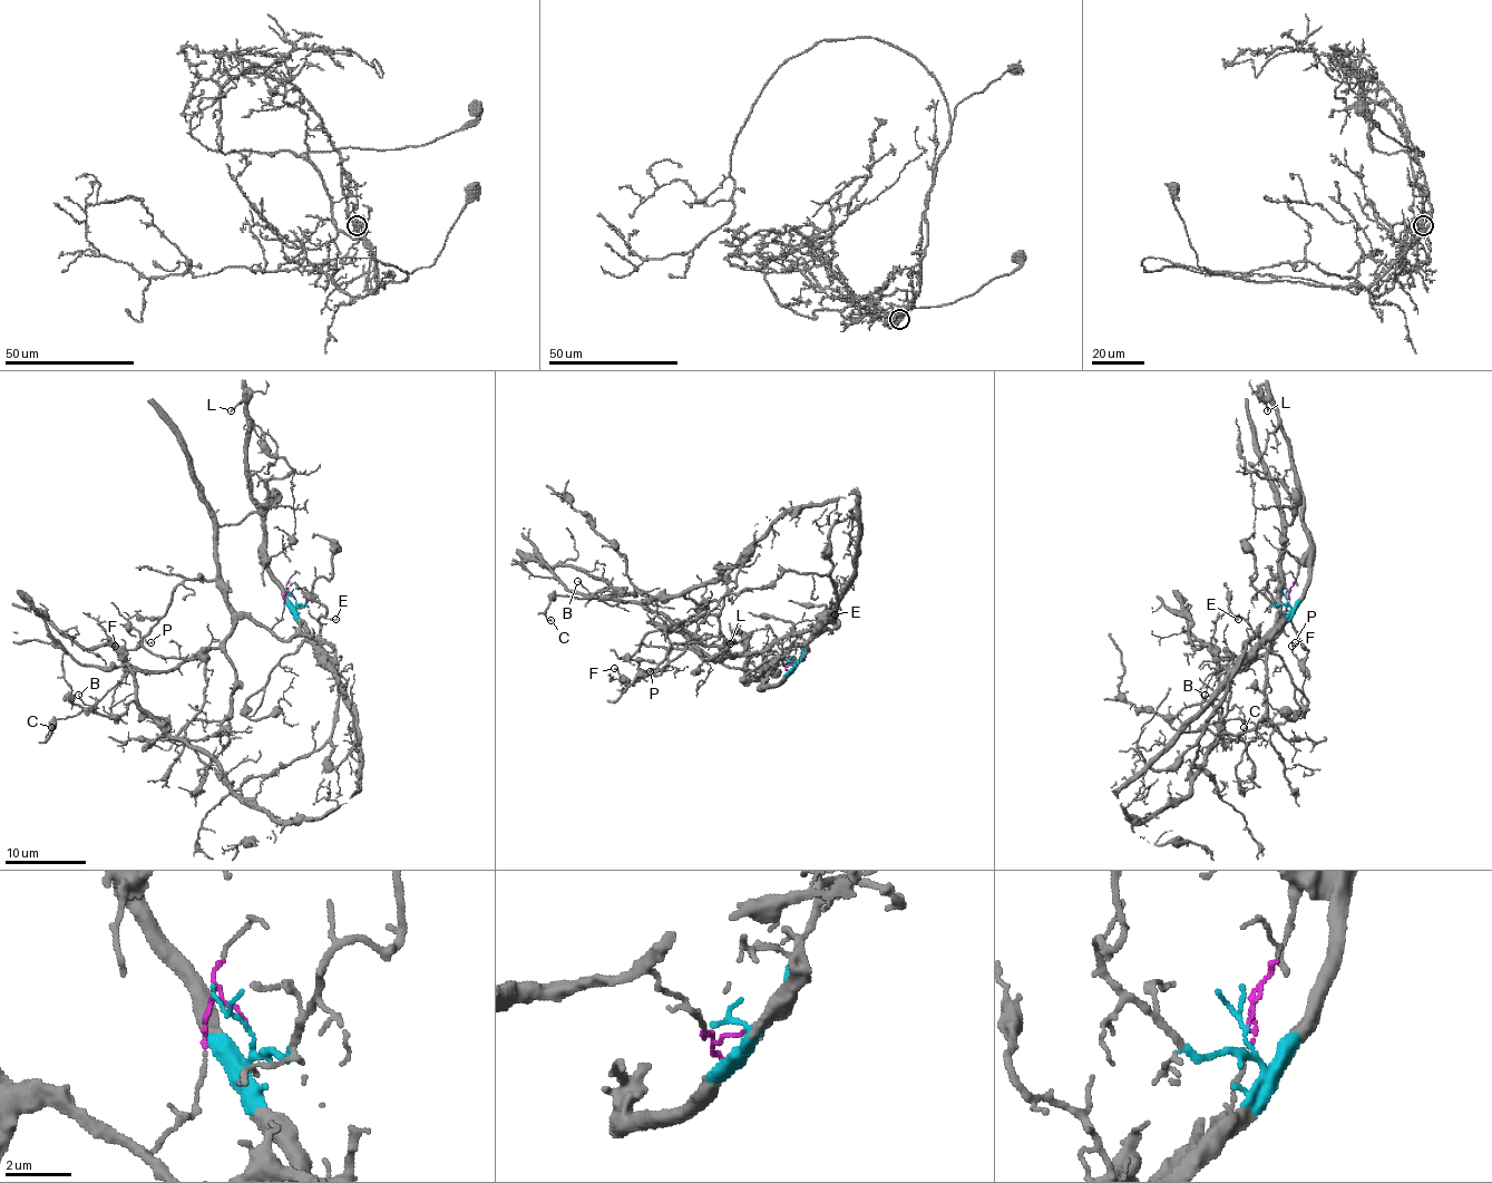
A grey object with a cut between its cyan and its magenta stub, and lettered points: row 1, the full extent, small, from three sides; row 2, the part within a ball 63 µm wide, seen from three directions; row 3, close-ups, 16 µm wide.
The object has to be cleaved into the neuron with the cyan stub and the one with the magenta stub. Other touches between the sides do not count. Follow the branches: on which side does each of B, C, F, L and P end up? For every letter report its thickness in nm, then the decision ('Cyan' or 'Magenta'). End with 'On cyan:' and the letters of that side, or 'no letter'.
B: Thickness 100 nm. Magenta
C: Thickness 120 nm. Magenta
F: Thickness 110 nm. Magenta
L: Thickness 160 nm. Cyan
P: Thickness 90 nm. Magenta
On cyan: L

